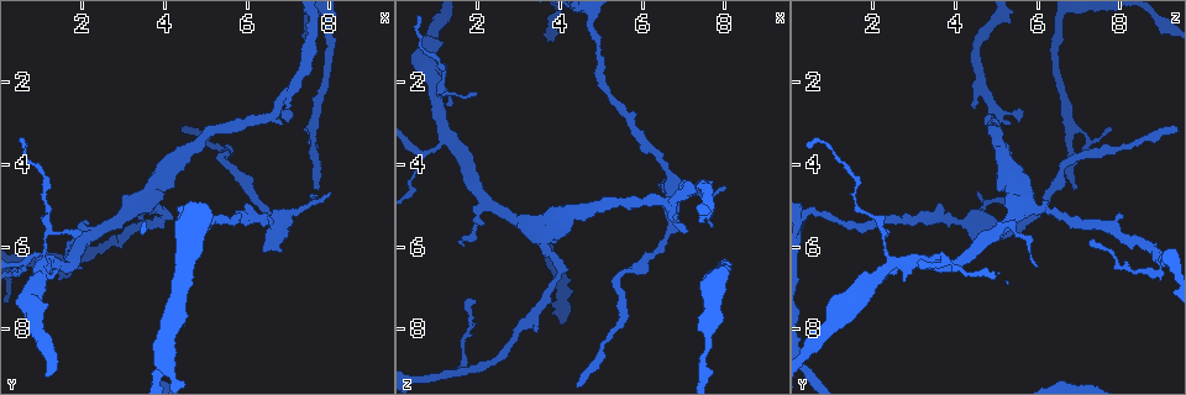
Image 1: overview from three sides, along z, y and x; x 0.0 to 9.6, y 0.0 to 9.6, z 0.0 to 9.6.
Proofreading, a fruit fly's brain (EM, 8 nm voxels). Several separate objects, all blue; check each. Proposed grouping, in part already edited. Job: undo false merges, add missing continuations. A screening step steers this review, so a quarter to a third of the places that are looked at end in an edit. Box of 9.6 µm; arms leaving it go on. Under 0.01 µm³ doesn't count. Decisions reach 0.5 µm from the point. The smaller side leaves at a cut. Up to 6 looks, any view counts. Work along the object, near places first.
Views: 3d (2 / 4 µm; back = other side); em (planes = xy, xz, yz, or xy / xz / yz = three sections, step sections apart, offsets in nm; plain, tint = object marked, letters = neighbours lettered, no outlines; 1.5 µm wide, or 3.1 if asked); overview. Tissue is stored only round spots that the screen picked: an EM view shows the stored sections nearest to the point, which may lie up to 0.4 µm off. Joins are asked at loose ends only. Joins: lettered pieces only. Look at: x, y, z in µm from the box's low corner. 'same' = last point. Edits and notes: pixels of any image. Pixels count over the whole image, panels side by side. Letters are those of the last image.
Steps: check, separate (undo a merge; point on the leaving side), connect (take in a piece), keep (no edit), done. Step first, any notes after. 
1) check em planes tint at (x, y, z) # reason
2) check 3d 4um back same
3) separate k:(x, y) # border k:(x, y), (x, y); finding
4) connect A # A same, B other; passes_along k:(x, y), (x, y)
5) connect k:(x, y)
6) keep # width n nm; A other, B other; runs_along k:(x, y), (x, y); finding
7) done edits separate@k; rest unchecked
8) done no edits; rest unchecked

check 3d 4um at (7.35, 3.15, 7.80) # tapers out

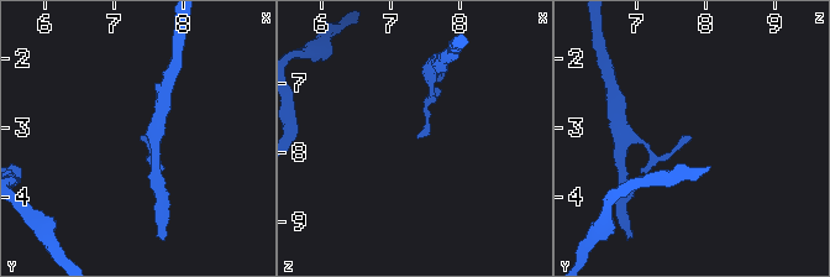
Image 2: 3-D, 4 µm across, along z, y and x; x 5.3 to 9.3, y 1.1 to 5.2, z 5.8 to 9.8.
check em planes letters at (7.35, 3.10, 7.85) # shape alone is not enough

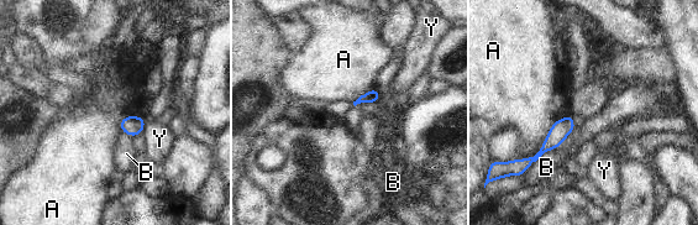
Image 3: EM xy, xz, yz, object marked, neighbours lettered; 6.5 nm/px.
keep # longest_contact A 460 nm; A other, B other, Y other; no lettered piece goes on from it

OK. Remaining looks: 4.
check 3d 2um at (7.65, 4.60, 6.85)

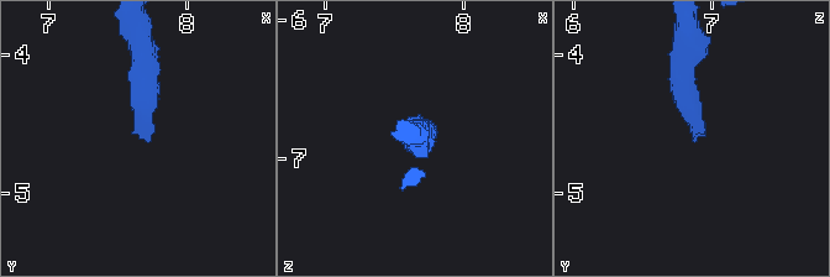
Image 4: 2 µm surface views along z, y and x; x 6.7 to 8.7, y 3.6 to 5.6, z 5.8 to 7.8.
check em planes letters at (7.68, 4.62, 6.90)

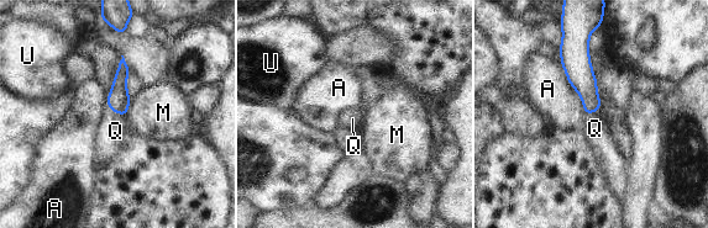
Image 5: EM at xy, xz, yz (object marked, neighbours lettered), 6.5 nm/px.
connect Q # width 120 nm; A other, M other, Q same, U other; passes_along 5:(118, 99), (118, 112), (115, 131); it goes on there

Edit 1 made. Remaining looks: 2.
check 3d 2um at (1.65, 6.25, 8.95) # abrupt turn

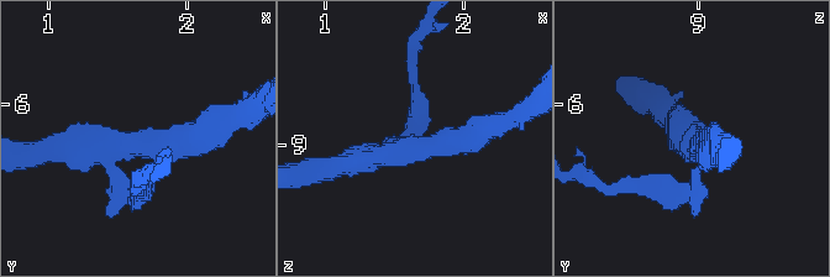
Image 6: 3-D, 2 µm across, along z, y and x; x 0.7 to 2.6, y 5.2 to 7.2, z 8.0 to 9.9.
check em planes letters at (1.60, 6.32, 9.00) # now the EM

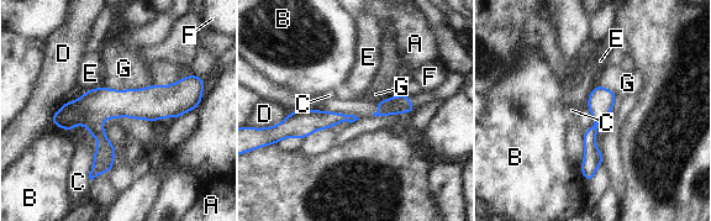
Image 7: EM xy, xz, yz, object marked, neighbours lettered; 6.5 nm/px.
keep # width 70 nm; A other, B other, C other, D other, E other, F other, G other; continuous, no second cell

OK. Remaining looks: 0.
done edits connect@5; rest unchecked

